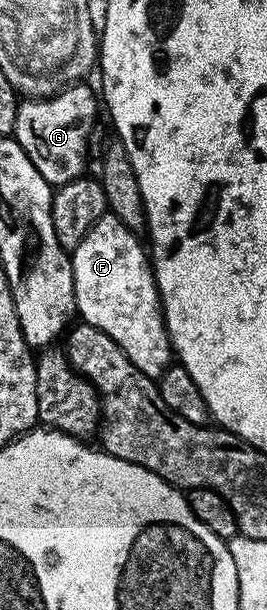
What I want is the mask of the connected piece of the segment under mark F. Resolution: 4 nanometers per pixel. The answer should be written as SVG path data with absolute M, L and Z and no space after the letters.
M106 212L94 222L77 248L70 251L75 277L77 314L86 325L96 326L113 339L129 360L152 380L166 372L173 362L171 337L163 323L159 289L155 286L148 251L139 243L140 235L125 228L117 216Z

